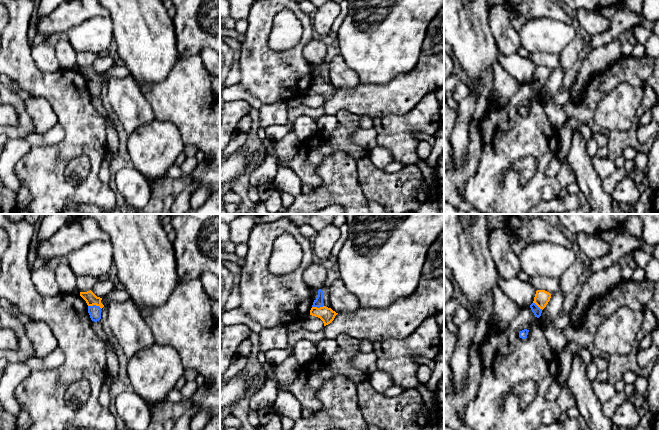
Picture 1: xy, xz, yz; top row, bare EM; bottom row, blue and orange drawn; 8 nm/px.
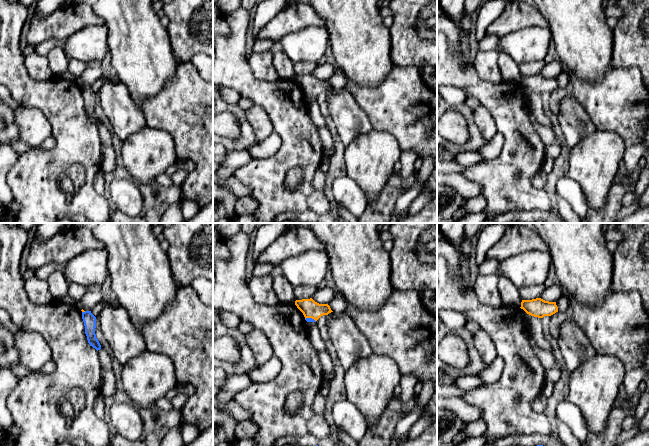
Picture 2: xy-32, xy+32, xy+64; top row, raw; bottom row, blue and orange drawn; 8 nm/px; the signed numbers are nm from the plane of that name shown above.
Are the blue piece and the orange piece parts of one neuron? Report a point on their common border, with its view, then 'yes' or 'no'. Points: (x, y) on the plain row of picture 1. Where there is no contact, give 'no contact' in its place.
meets blue in xy at (95, 81); yes

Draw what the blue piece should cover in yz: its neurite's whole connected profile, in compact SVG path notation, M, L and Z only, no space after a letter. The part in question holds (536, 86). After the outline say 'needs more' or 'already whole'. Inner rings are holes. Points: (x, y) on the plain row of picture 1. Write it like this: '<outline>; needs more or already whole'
M537 66L534 77L530 81L532 88L535 93L539 94L541 92L542 86L546 83L550 77L551 70L545 66Z; needs more

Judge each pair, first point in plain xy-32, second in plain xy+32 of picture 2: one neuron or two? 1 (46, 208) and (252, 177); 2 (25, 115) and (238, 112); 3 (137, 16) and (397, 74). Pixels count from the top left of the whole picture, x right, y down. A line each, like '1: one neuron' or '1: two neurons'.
1: one neuron
2: two neurons
3: two neurons

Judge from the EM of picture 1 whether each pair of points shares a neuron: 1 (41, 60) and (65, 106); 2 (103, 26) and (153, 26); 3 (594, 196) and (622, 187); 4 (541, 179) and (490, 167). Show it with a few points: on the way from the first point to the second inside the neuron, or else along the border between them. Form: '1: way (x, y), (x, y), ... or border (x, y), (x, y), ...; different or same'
1: border (32, 53), (41, 70), (61, 68); different
2: border (109, 15), (112, 21), (114, 40); different
3: border (610, 195), (613, 200); different
4: way (525, 190), (501, 190), (494, 183); same

